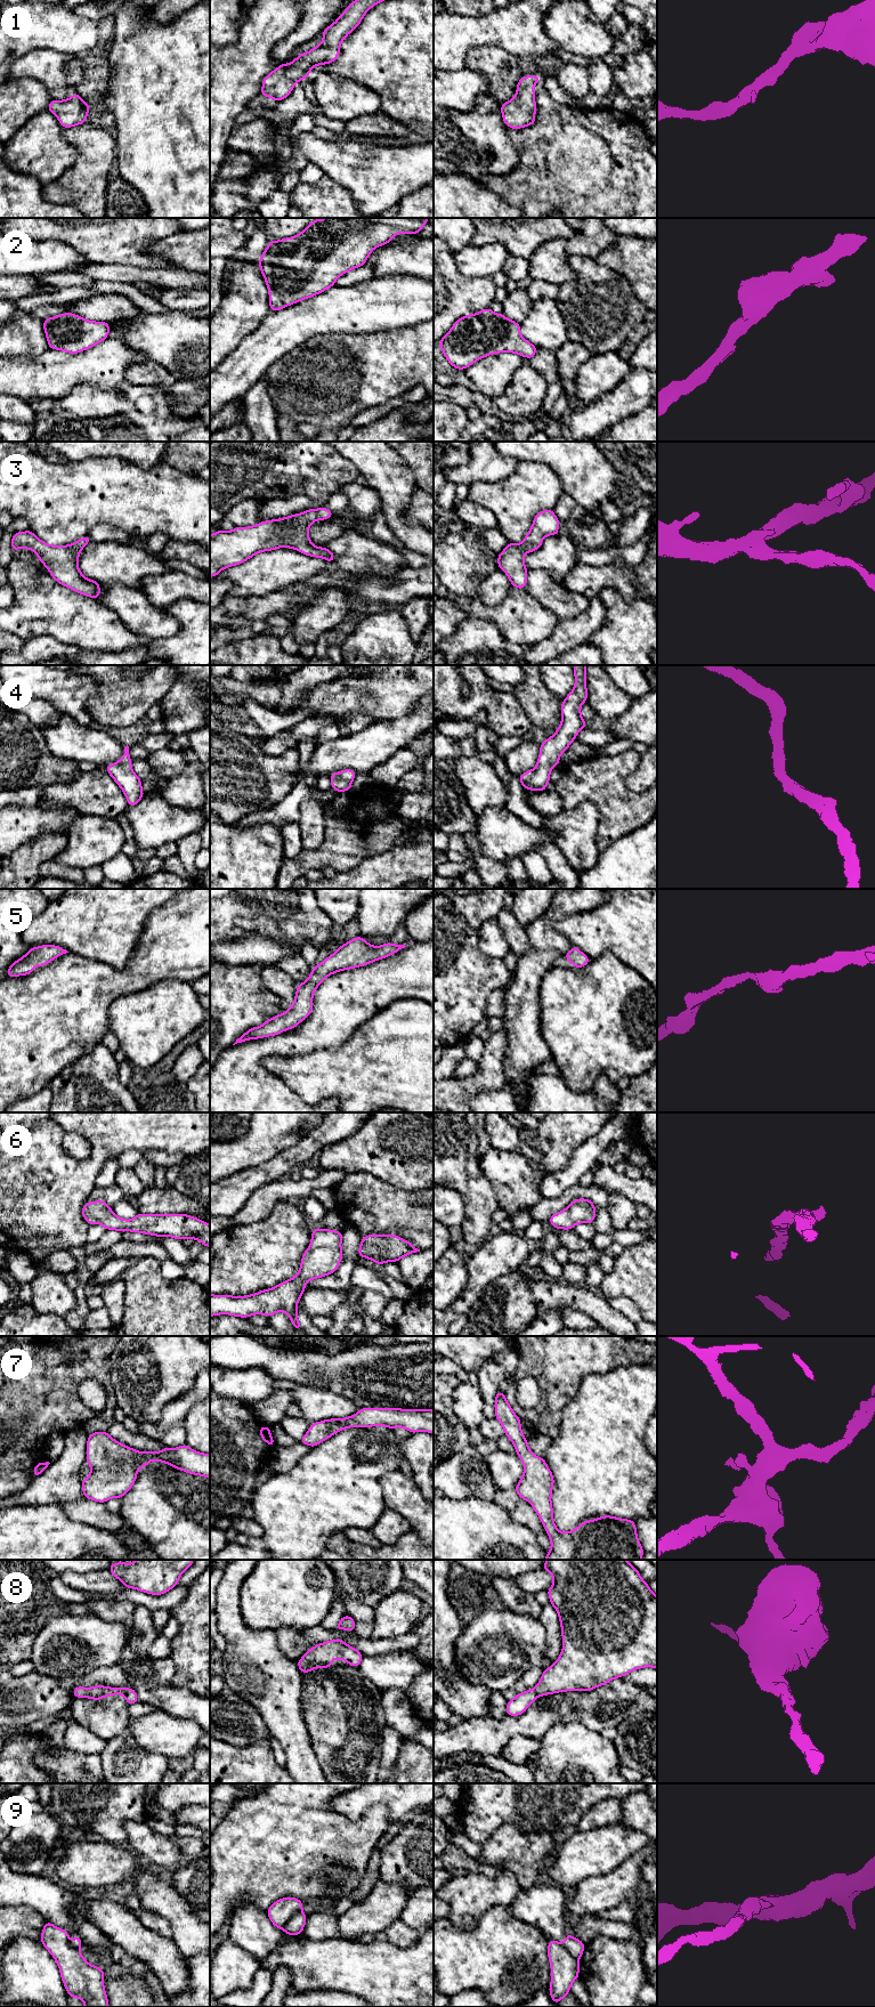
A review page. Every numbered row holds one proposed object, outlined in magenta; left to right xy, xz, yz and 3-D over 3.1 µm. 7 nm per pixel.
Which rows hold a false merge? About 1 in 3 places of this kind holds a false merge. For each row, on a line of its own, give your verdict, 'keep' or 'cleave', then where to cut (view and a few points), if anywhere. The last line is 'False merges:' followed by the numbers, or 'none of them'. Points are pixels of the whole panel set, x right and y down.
1: keep; no cut
2: keep; no cut
3: keep; no cut
4: keep; no cut
5: keep; no cut
6: keep; no cut
7: keep; no cut
8: keep; no cut
9: cleave; cut in xz along (301, 1909), (283, 1928)
False merges: 9

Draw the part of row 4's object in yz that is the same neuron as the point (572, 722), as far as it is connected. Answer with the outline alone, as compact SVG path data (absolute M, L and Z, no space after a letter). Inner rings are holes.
M574 665L575 686L561 703L561 723L556 734L540 745L536 767L519 776L521 787L529 791L545 791L551 769L559 764L560 755L586 727L581 715L581 705L586 703L588 698L585 669L586 665Z

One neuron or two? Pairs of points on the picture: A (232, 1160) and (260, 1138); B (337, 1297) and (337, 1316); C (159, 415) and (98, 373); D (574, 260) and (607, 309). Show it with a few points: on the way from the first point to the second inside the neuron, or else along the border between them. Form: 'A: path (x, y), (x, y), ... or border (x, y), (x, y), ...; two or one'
A: path (238, 1155), (245, 1152), (253, 1144); one
B: border (347, 1289), (347, 1300), (329, 1314); two
C: border (124, 379), (110, 388), (94, 388), (89, 385); two
D: path (586, 273), (596, 283), (599, 297); one

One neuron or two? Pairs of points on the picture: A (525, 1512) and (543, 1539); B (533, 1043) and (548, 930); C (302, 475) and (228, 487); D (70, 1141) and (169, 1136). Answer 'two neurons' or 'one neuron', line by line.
A: one neuron
B: one neuron
C: one neuron
D: two neurons

